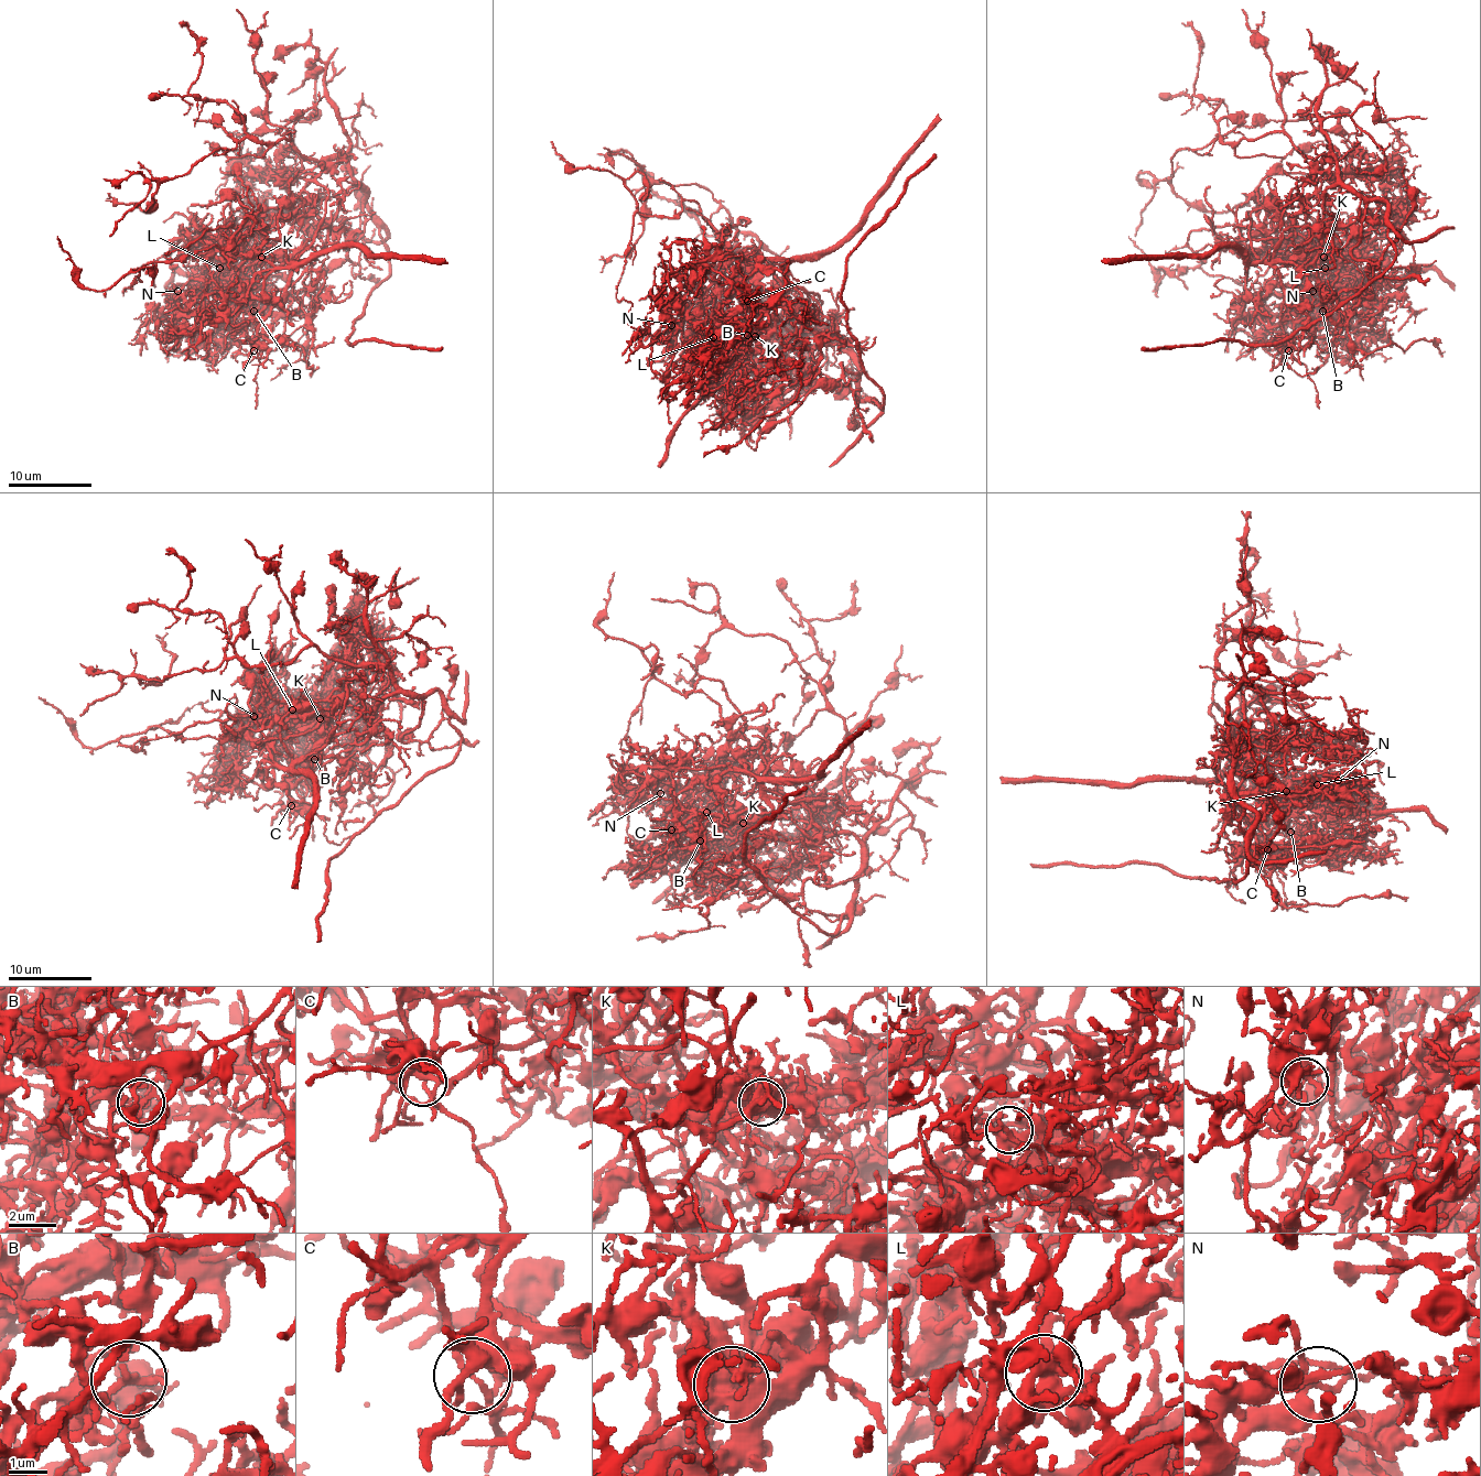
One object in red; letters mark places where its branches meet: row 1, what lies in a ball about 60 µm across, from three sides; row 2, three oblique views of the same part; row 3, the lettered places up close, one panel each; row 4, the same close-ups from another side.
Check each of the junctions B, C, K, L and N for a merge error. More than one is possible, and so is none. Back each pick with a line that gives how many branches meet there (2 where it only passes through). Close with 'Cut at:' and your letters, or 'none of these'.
B: 3
C: 2
K: 9
Cut at: B, C, K

